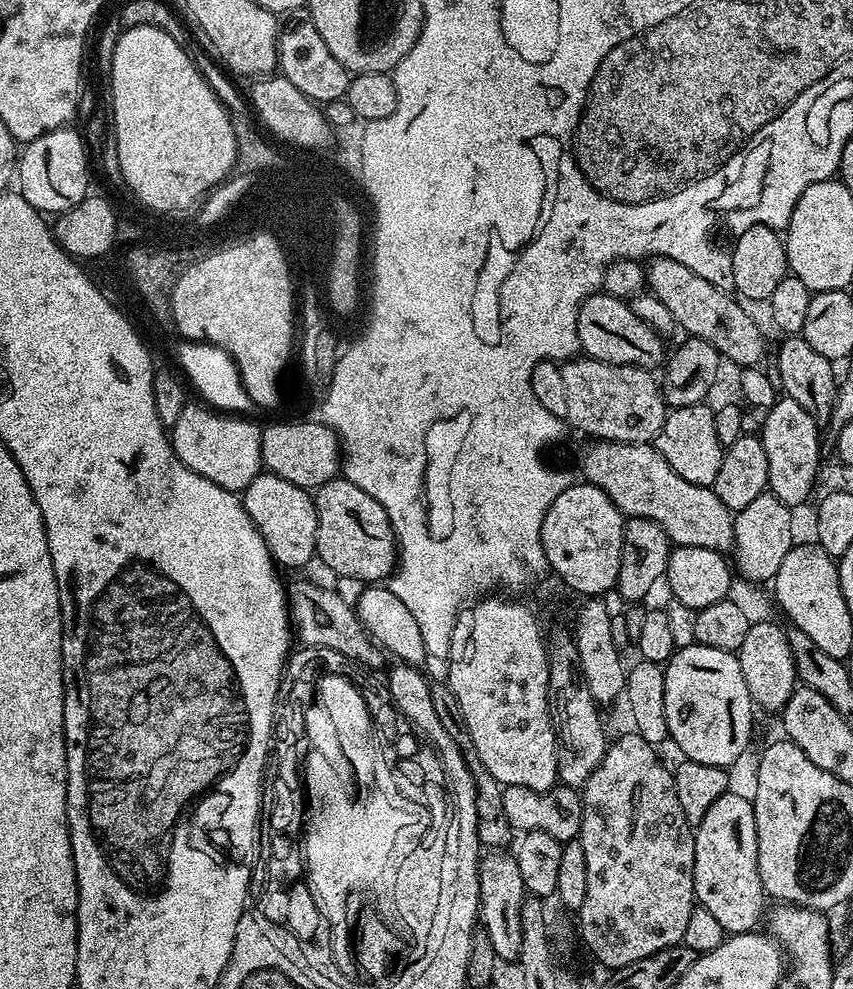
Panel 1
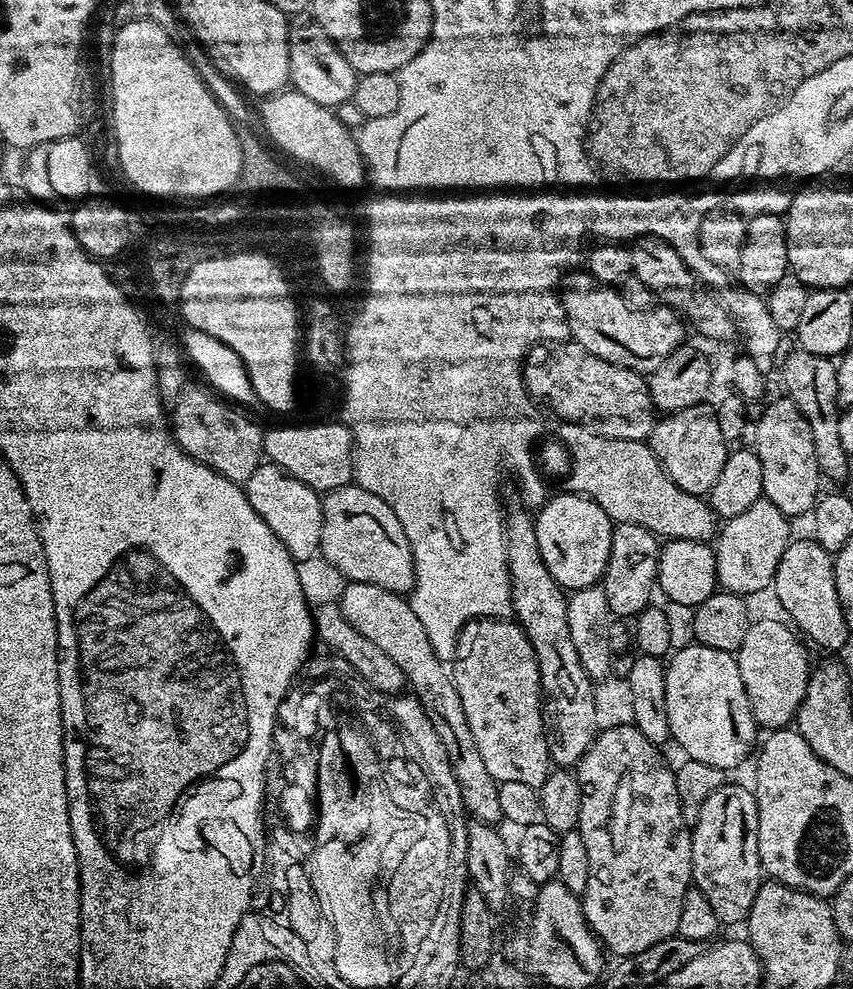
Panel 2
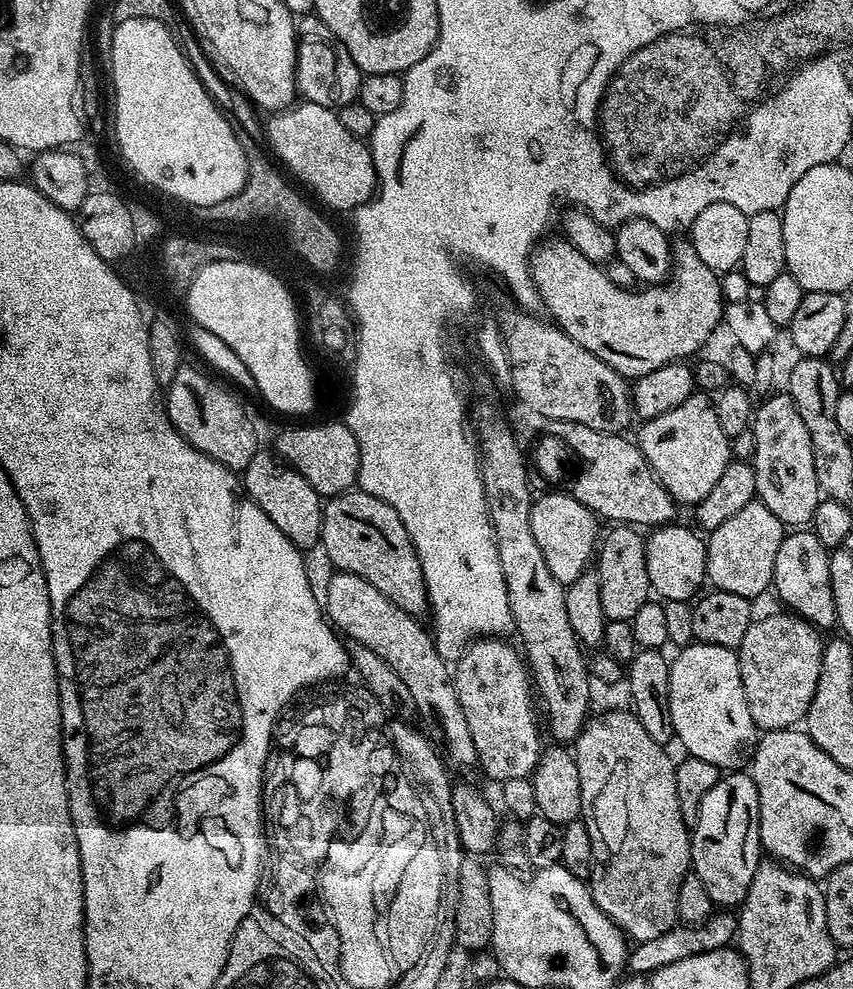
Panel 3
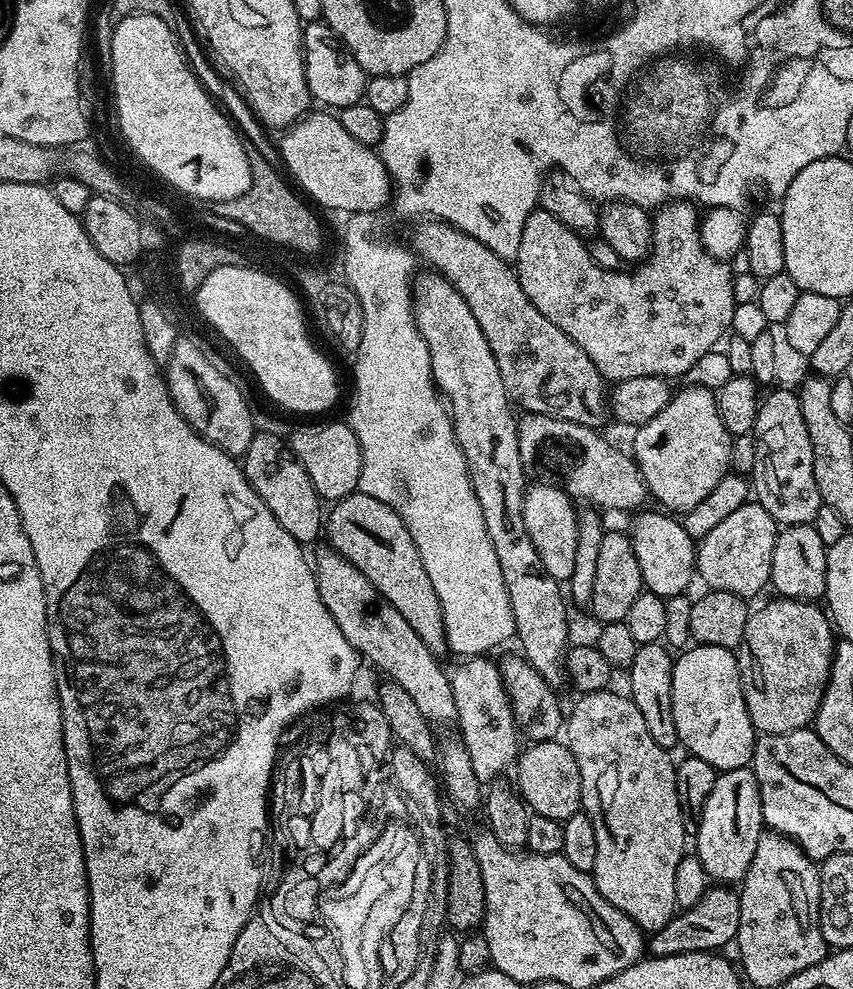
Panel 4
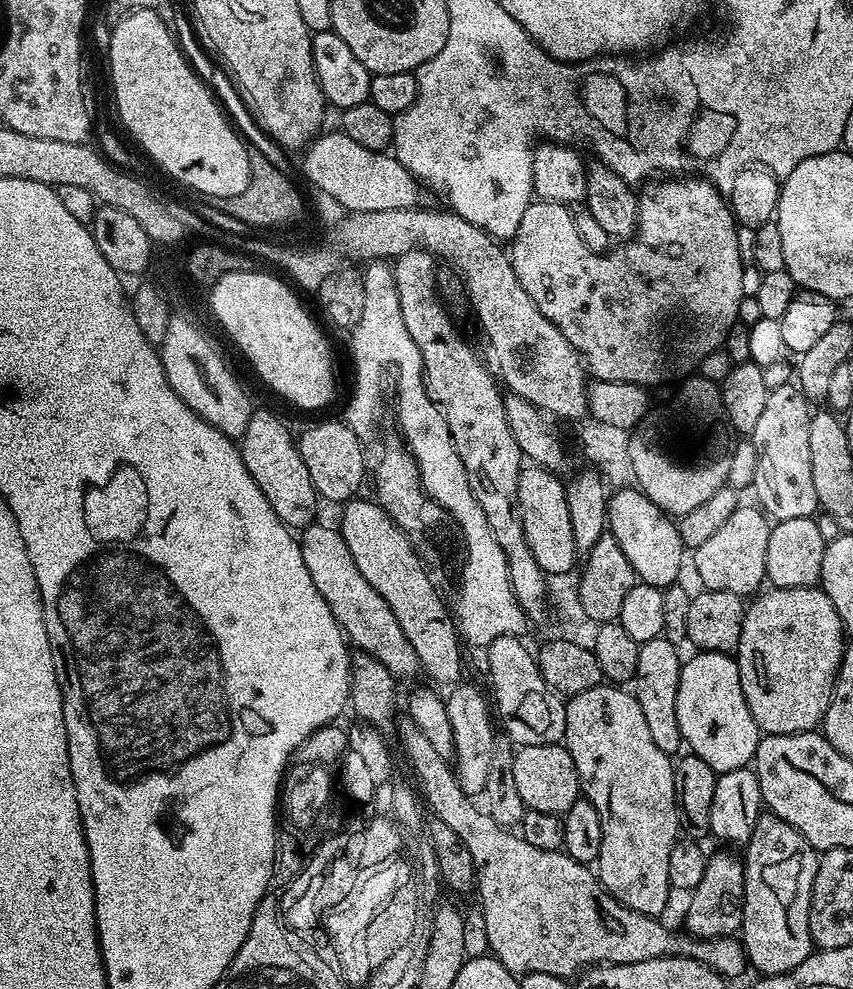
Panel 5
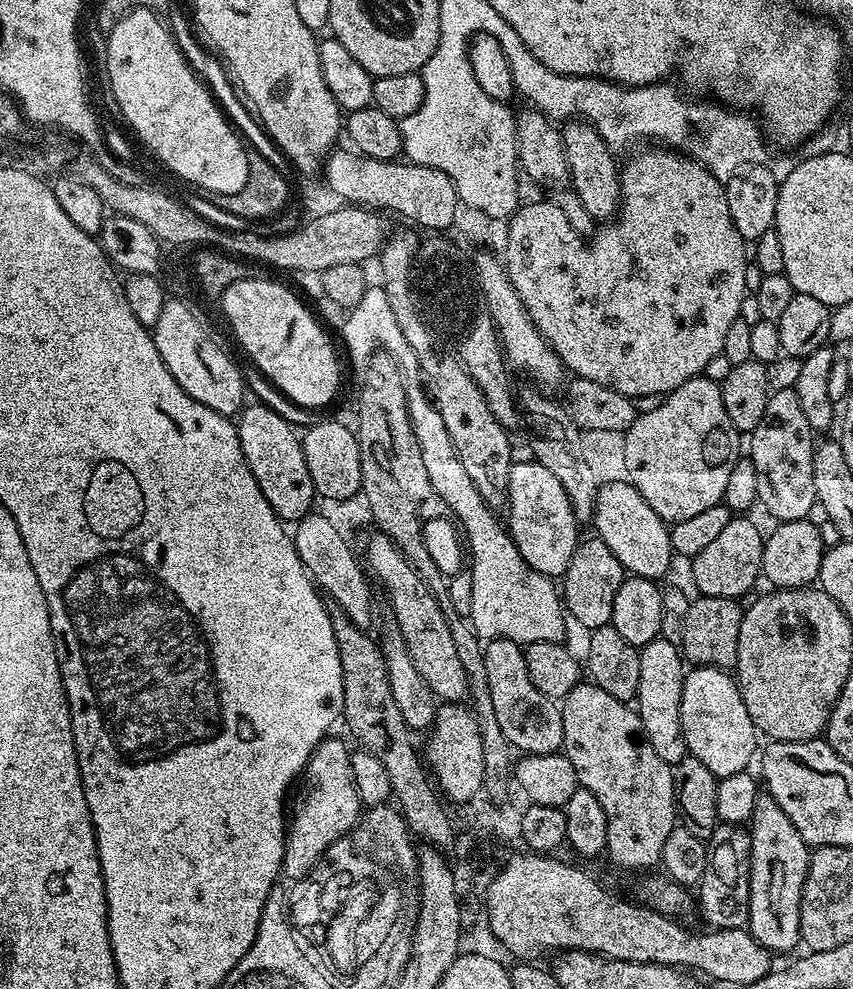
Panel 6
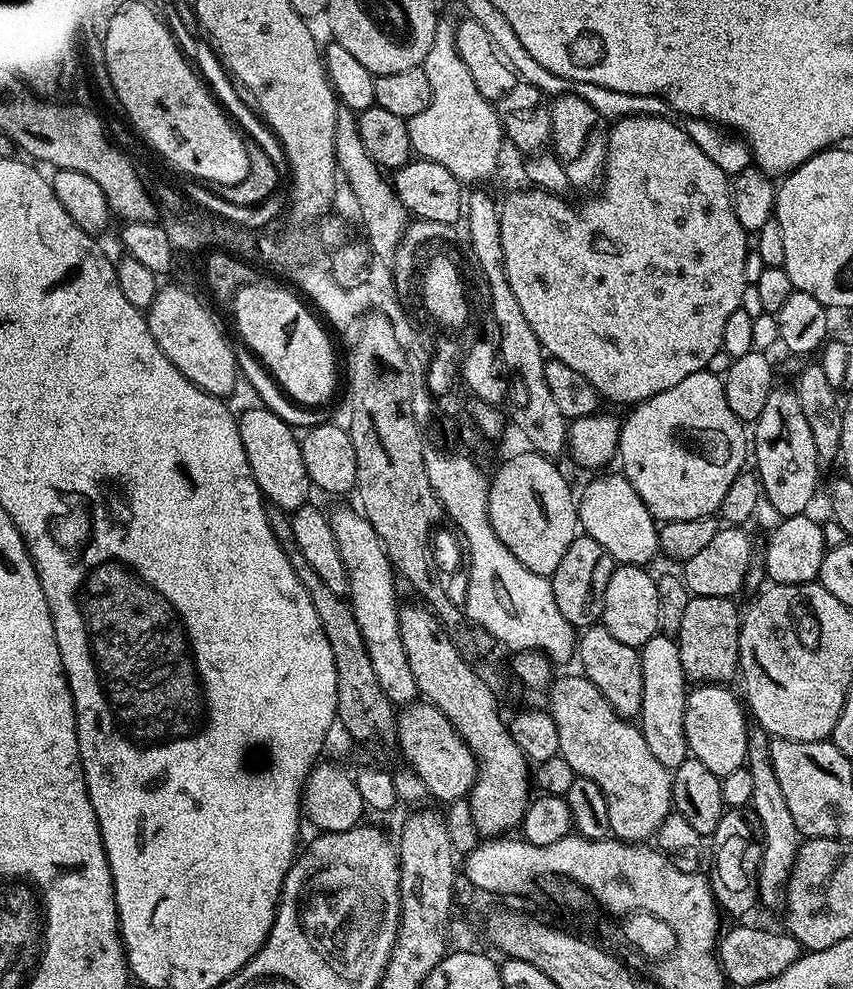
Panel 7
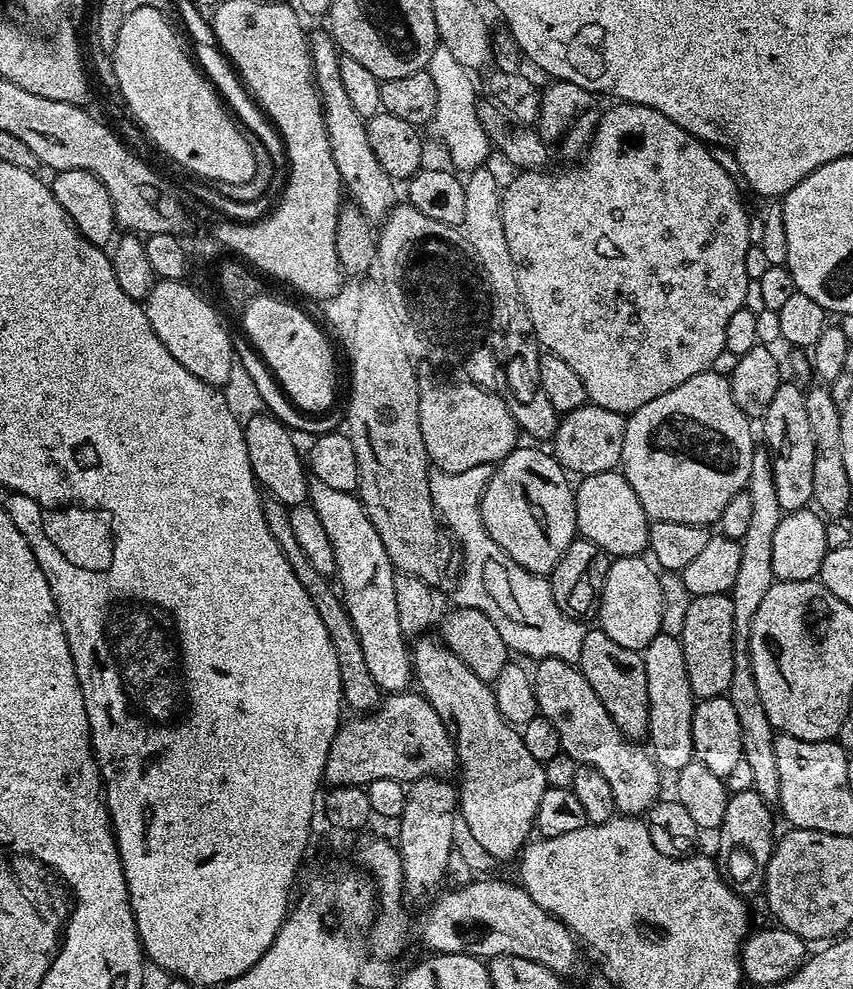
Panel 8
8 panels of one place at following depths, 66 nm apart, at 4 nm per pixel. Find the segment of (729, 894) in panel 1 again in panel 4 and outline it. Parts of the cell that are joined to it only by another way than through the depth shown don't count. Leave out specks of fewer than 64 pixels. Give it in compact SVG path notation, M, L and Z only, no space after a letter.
M751 767L735 768L717 775L714 790L710 790L710 798L706 798L695 828L694 854L702 862L709 881L724 886L743 881L750 858L754 858L758 838L766 828L760 805L760 787Z

